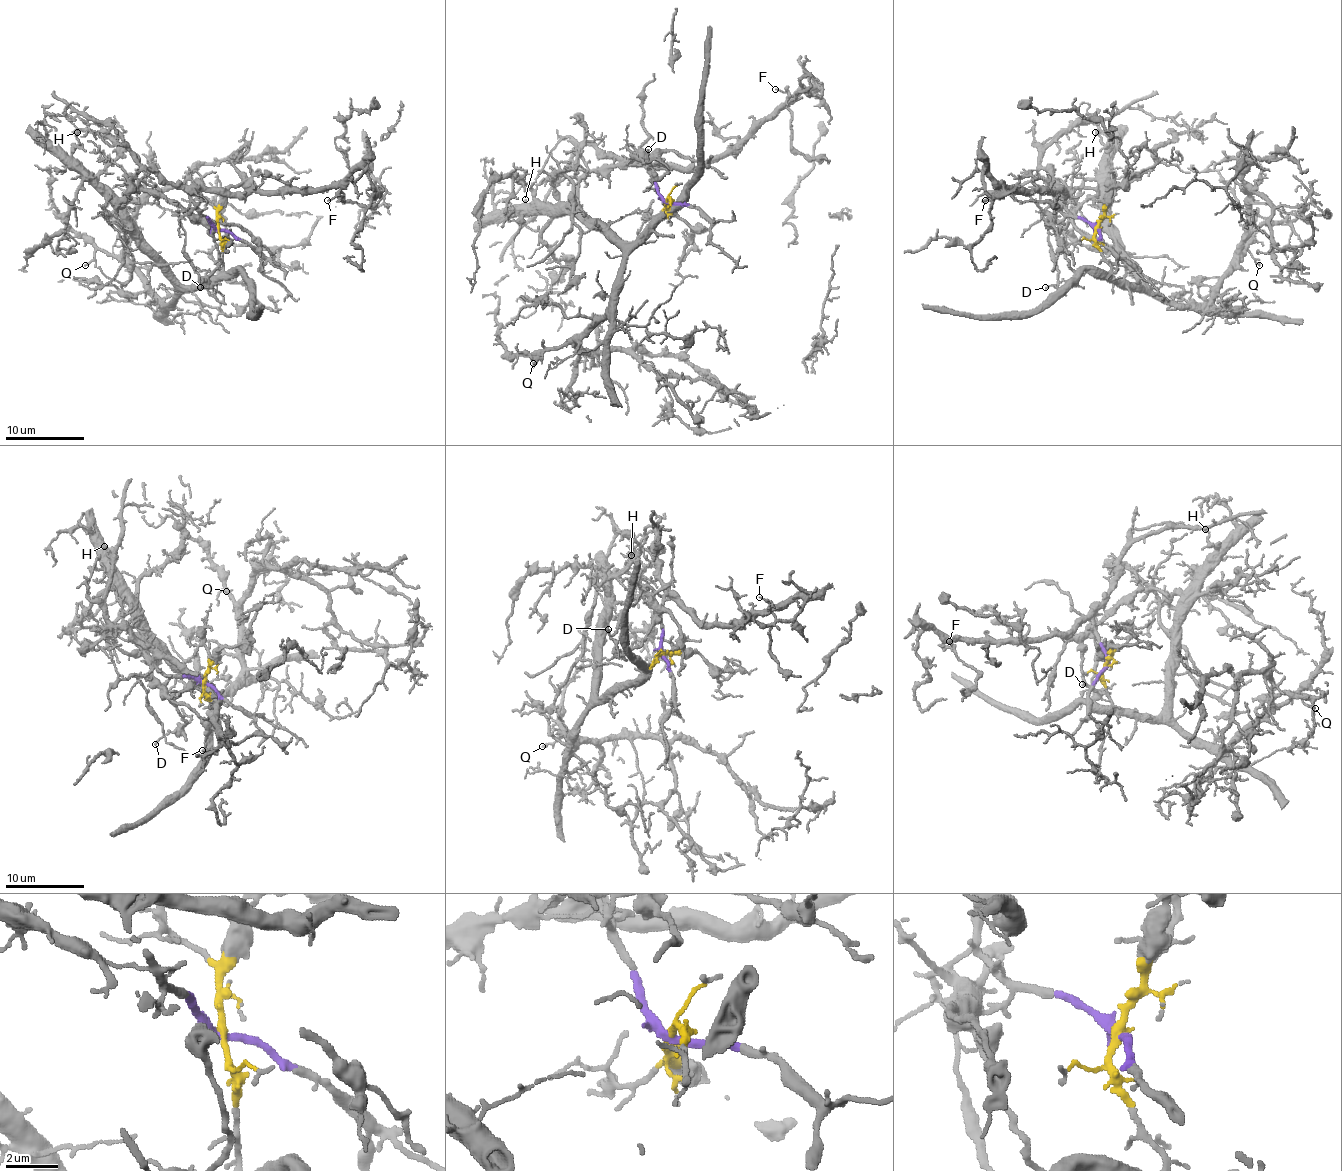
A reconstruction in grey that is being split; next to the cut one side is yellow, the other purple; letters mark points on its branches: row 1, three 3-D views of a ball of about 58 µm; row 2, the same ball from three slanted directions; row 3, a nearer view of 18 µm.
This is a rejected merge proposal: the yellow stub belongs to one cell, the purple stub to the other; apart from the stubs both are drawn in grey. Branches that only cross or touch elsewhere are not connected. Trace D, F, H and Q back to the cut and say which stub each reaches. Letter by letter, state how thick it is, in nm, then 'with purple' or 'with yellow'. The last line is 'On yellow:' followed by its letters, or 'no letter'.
D: 110 nm | with purple
F: 100 nm | with purple
H: 150 nm | with yellow
Q: 160 nm | with yellow
On yellow: H, Q

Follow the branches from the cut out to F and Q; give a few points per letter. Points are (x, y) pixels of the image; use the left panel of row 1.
F: (218, 228), (193, 203), (191, 193), (199, 189), (252, 193), (325, 191), (333, 187), (339, 197), (327, 201)
Q: (218, 228), (220, 272), (210, 280), (193, 284), (171, 303), (163, 303), (133, 270), (100, 250), (84, 266)

